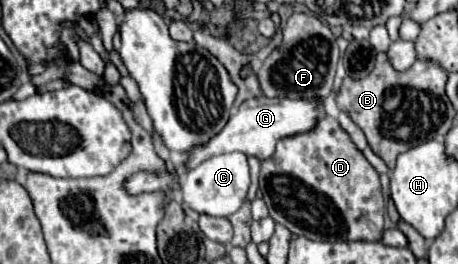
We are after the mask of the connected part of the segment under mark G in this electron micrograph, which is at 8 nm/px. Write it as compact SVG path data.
M258 96L258 98L246 100L240 104L236 114L230 116L230 120L222 128L222 132L218 132L214 138L210 138L210 142L204 142L202 146L194 146L194 150L190 150L186 154L184 166L190 170L210 156L228 154L228 152L242 152L246 156L254 156L260 162L264 162L266 158L270 158L274 154L278 140L314 130L314 126L318 124L318 118L322 118L322 114L324 114L324 102L320 98L266 98L266 96Z

